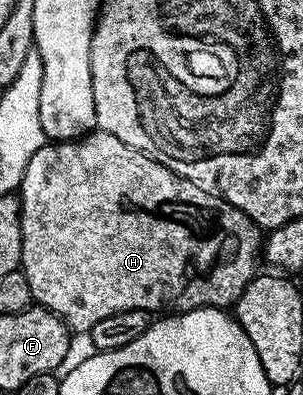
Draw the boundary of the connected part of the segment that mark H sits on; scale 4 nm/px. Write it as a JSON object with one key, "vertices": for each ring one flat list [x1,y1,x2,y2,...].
{"vertices":[[97,128,91,130,88,134,82,135,81,138,74,139,73,142,54,142,53,144,47,144,39,148,32,156,32,160,28,160,28,168,24,168,22,185,18,187,16,197,18,203,20,203,20,232,22,233,22,264,20,269,22,269,24,276,28,280,28,288,32,288,34,302,41,306,43,310,50,310,51,313,55,314,55,316,66,325,67,330,73,332,75,335,85,335,99,320,104,320,108,316,116,316,116,312,128,312,129,310,157,312,157,310,162,310,158,312,165,312,167,315,172,315,183,314,189,310,202,310,205,306,213,306,215,308,233,307,234,303,238,301,239,296,244,292,246,285,256,277,256,271,259,269,259,267,257,268,258,258,260,262,260,255,264,250,263,231,240,208,236,208,230,202,224,201,219,194,214,193,214,191,205,190,203,186,197,186,192,180,188,180,184,176,180,176,176,172,164,168,164,164,160,164,156,160,144,156,144,152,140,152,136,148,124,144,124,140,116,140,116,136,112,136,108,132]]}

